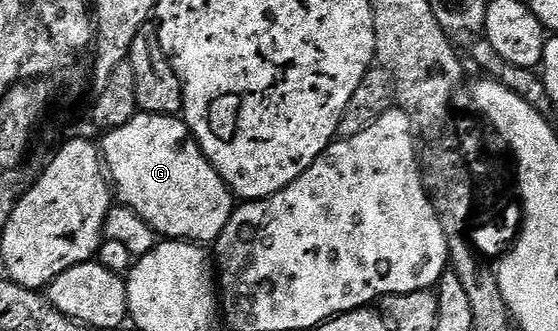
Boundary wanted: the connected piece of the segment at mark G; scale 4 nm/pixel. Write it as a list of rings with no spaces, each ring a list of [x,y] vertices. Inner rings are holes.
[[[138,113],[127,125],[104,132],[99,150],[109,177],[115,199],[122,207],[129,207],[158,236],[169,241],[188,241],[198,245],[213,245],[223,233],[235,210],[235,196],[219,173],[207,161],[203,149],[194,141],[184,118],[175,115],[146,115]]]

